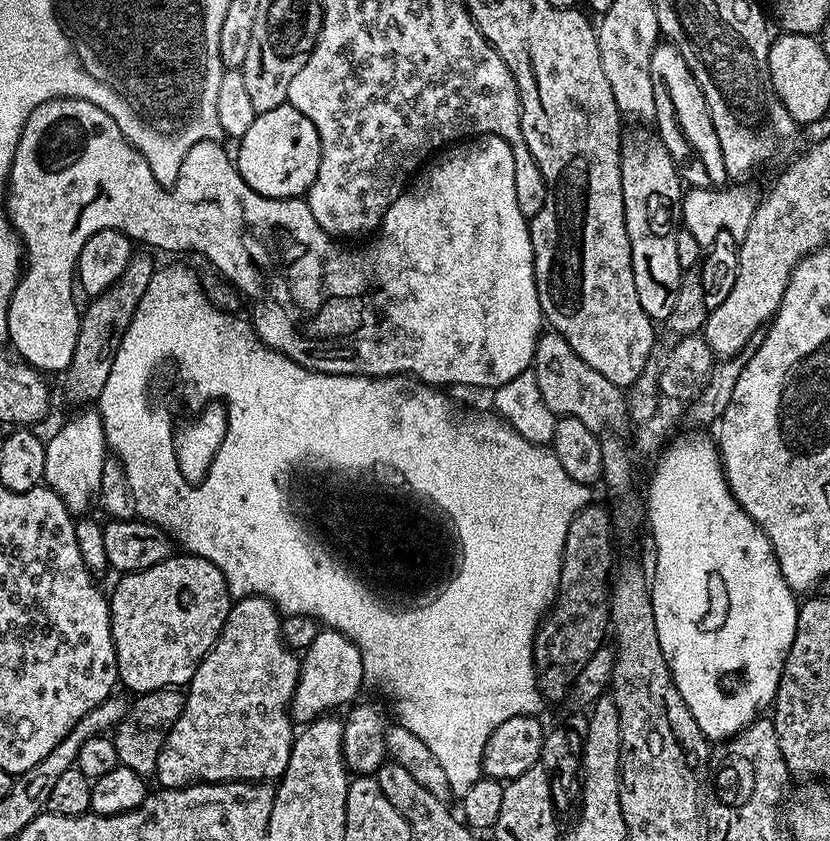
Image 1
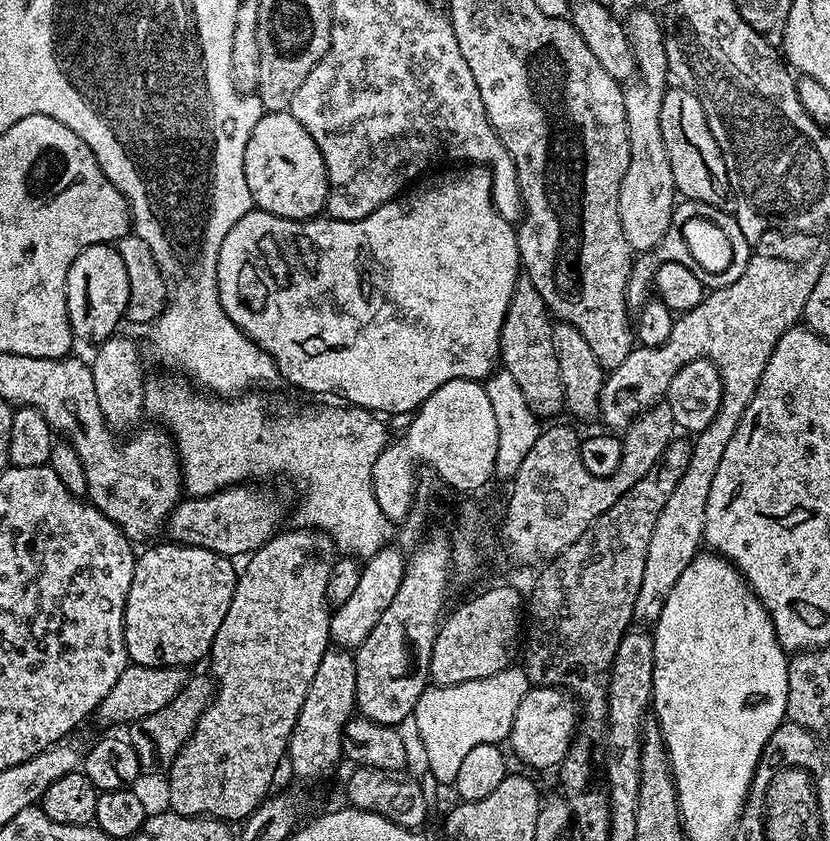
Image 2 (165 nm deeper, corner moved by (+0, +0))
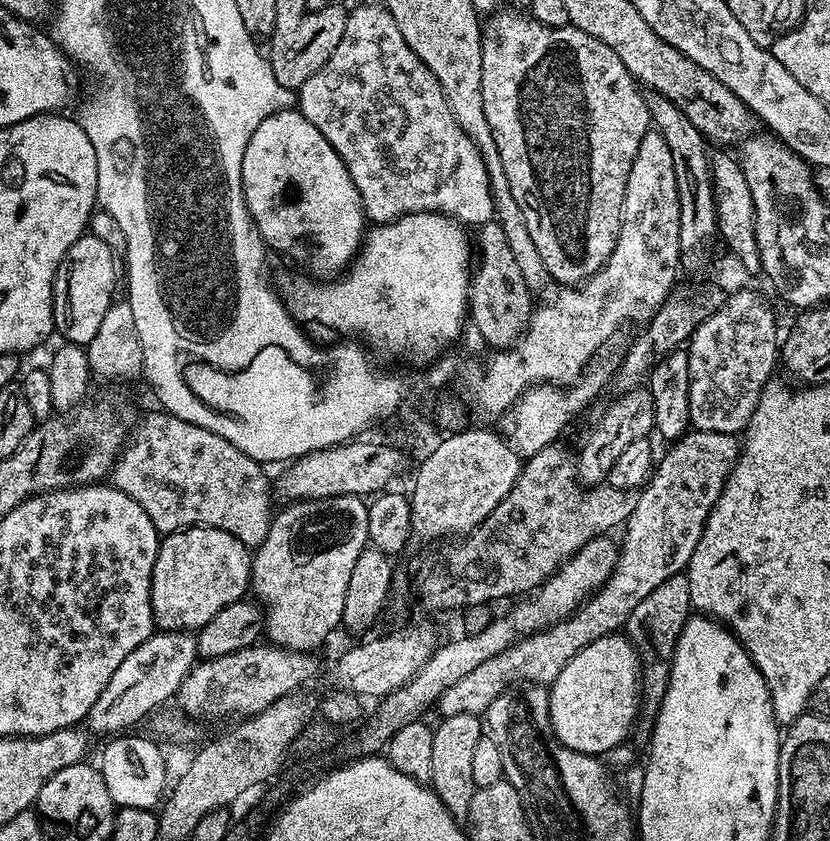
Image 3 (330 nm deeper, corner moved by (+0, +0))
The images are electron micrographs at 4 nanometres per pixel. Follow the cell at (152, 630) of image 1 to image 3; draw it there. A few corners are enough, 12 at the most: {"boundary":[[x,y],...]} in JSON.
{"boundary":[[226,530],[165,535],[152,623],[195,633],[245,599],[250,548]]}

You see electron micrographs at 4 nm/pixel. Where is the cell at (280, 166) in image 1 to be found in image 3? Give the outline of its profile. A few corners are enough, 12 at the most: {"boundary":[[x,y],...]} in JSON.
{"boundary":[[298,110],[242,158],[256,235],[336,278],[366,235],[334,146]]}

